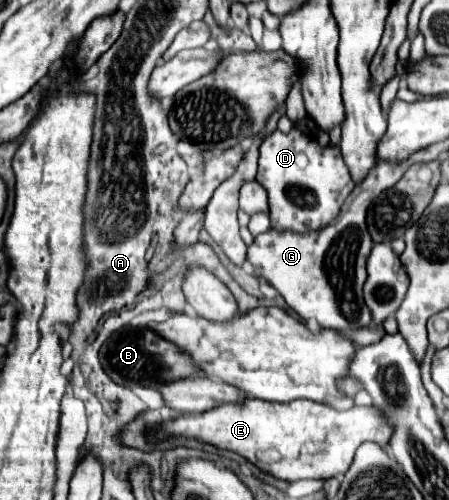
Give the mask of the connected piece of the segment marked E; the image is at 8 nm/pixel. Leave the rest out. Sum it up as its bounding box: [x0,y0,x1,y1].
[162,399,392,479]

